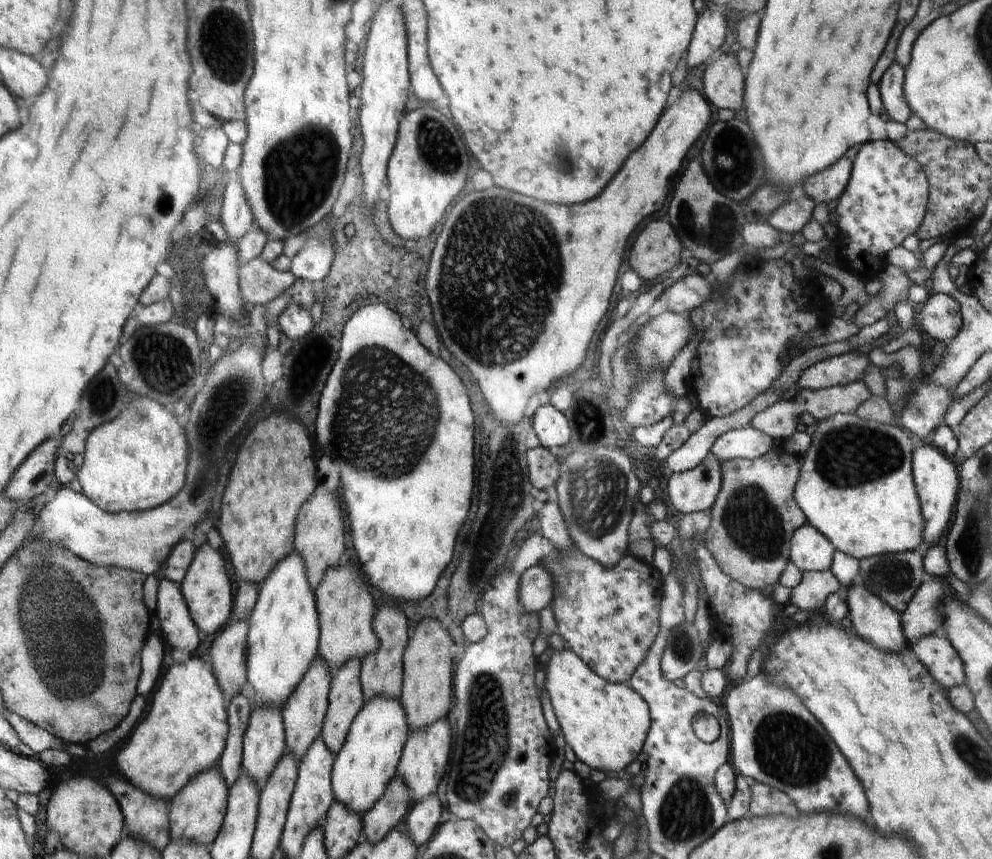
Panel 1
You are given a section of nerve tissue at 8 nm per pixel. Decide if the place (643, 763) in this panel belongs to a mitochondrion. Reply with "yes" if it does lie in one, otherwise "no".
no

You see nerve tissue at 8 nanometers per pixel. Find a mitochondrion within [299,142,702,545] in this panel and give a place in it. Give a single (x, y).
(475, 287)

